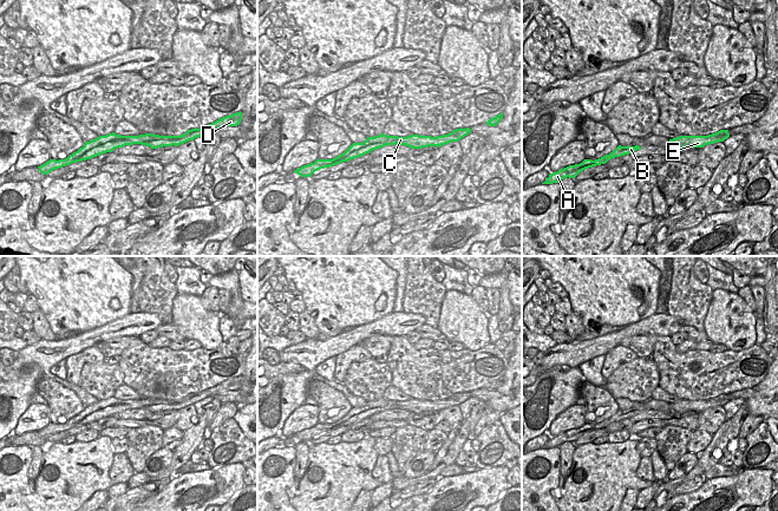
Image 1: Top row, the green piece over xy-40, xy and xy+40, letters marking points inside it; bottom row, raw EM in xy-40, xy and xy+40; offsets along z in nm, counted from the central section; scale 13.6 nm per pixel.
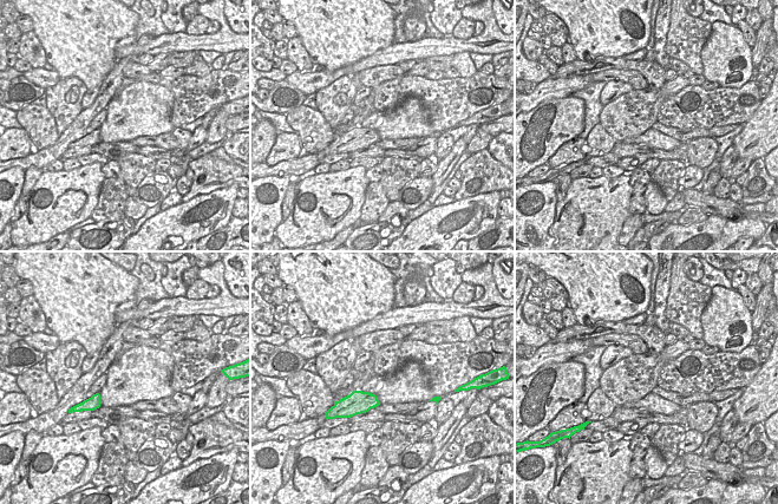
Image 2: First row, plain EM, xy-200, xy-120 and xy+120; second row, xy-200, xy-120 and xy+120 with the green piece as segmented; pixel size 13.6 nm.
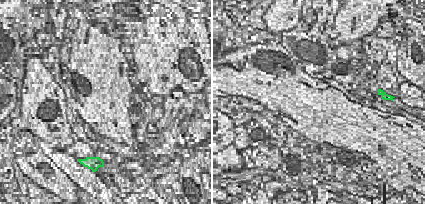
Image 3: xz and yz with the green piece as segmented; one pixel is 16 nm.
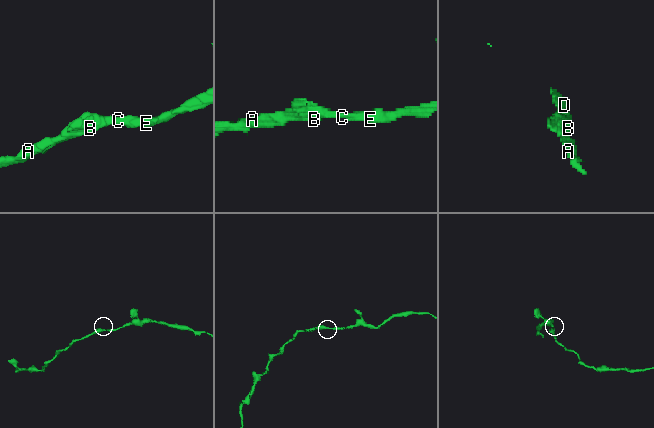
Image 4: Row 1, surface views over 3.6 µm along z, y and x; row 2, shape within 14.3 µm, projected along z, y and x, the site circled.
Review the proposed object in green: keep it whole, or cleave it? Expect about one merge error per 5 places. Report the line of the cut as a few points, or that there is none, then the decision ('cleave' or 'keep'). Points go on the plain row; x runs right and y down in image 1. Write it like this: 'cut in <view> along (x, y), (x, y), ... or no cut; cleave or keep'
no cut; keep

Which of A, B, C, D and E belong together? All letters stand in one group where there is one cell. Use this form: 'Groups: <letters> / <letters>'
Groups: A B C D E.

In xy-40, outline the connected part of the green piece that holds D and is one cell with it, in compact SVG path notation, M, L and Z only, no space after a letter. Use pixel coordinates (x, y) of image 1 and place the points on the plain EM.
M240 375L230 380L225 380L200 393L188 394L184 399L181 400L159 400L152 398L139 400L120 400L112 397L106 400L99 400L98 402L90 406L85 406L83 412L80 412L78 415L73 417L65 424L50 424L38 432L41 438L48 439L55 433L60 433L72 427L91 424L106 417L112 417L115 413L123 412L125 410L142 408L150 411L151 413L172 410L178 411L189 405L194 405L195 402L201 401L207 397L214 397L227 391L237 391L240 389L241 385L242 376Z

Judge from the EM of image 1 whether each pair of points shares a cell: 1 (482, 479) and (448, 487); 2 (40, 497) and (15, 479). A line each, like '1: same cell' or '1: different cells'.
1: same cell
2: different cells

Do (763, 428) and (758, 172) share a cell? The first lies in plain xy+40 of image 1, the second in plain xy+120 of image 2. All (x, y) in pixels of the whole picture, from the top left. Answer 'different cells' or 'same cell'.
same cell

